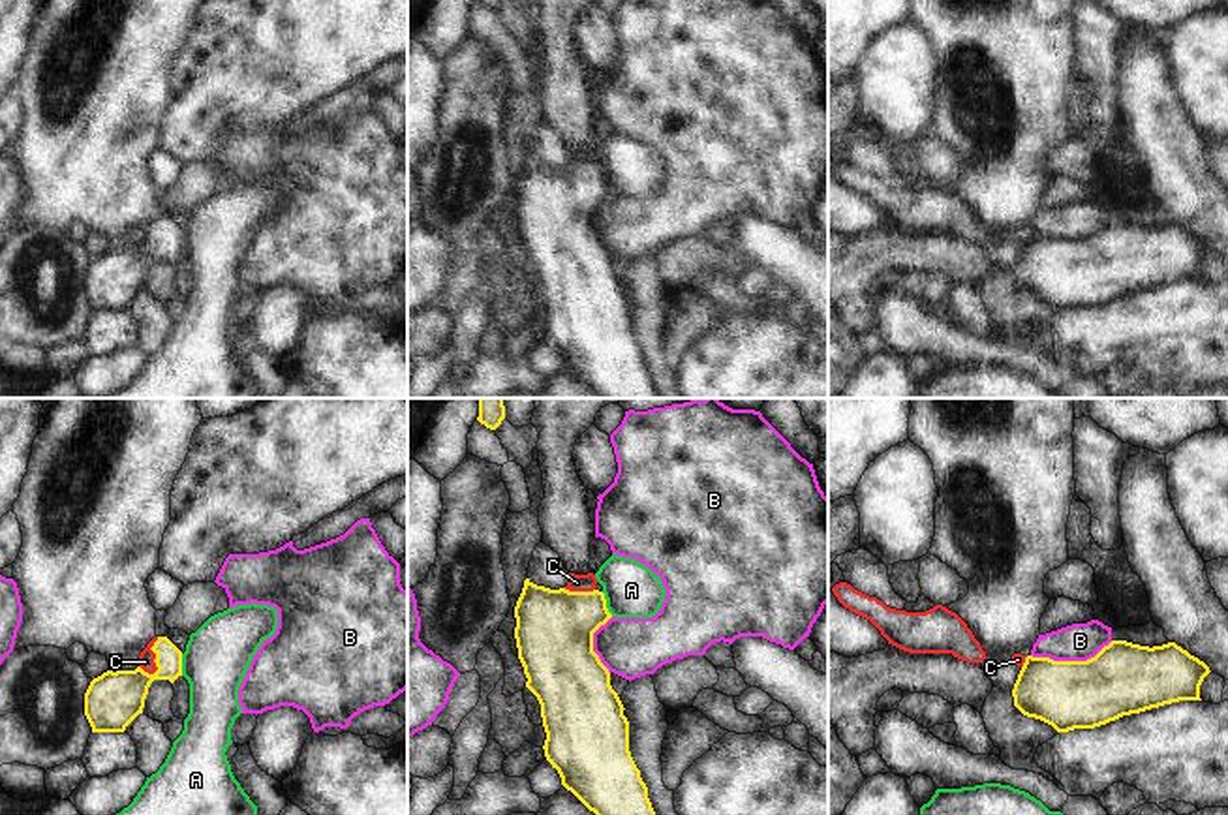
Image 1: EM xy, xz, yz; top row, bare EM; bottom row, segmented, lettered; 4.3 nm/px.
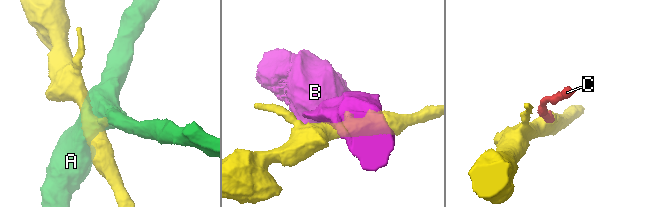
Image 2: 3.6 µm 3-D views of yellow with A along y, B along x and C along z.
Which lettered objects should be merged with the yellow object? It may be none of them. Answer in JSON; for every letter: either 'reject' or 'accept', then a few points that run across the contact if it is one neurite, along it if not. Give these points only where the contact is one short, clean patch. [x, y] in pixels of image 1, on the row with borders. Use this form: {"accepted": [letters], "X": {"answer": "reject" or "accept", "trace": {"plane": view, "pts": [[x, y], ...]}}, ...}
{"accepted": ["C"], "A": {"answer": "reject", "trace": {"plane": "xz", "pts": [[601, 592], [613, 615]]}}, "B": {"answer": "reject"}, "C": {"answer": "accept", "trace": {"plane": "xy", "pts": [[115, 699], [153, 673], [156, 658], [145, 661]]}}}

